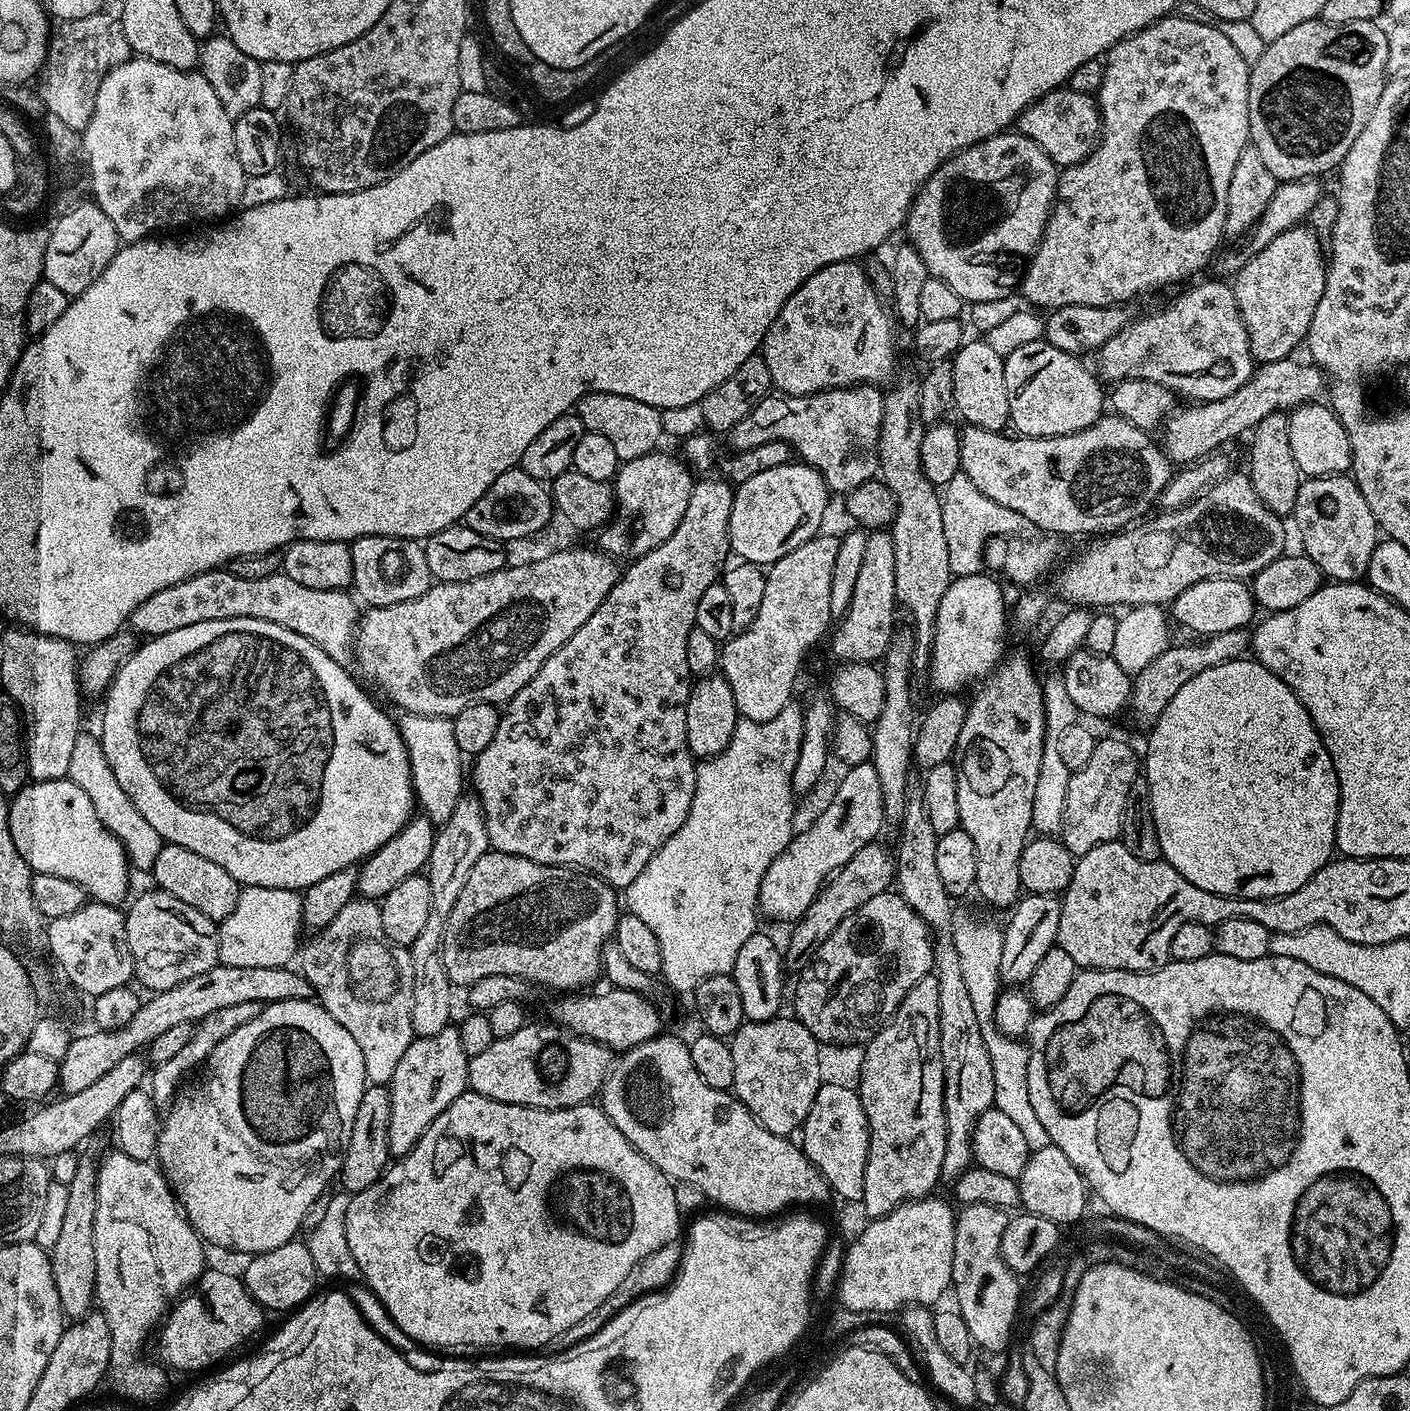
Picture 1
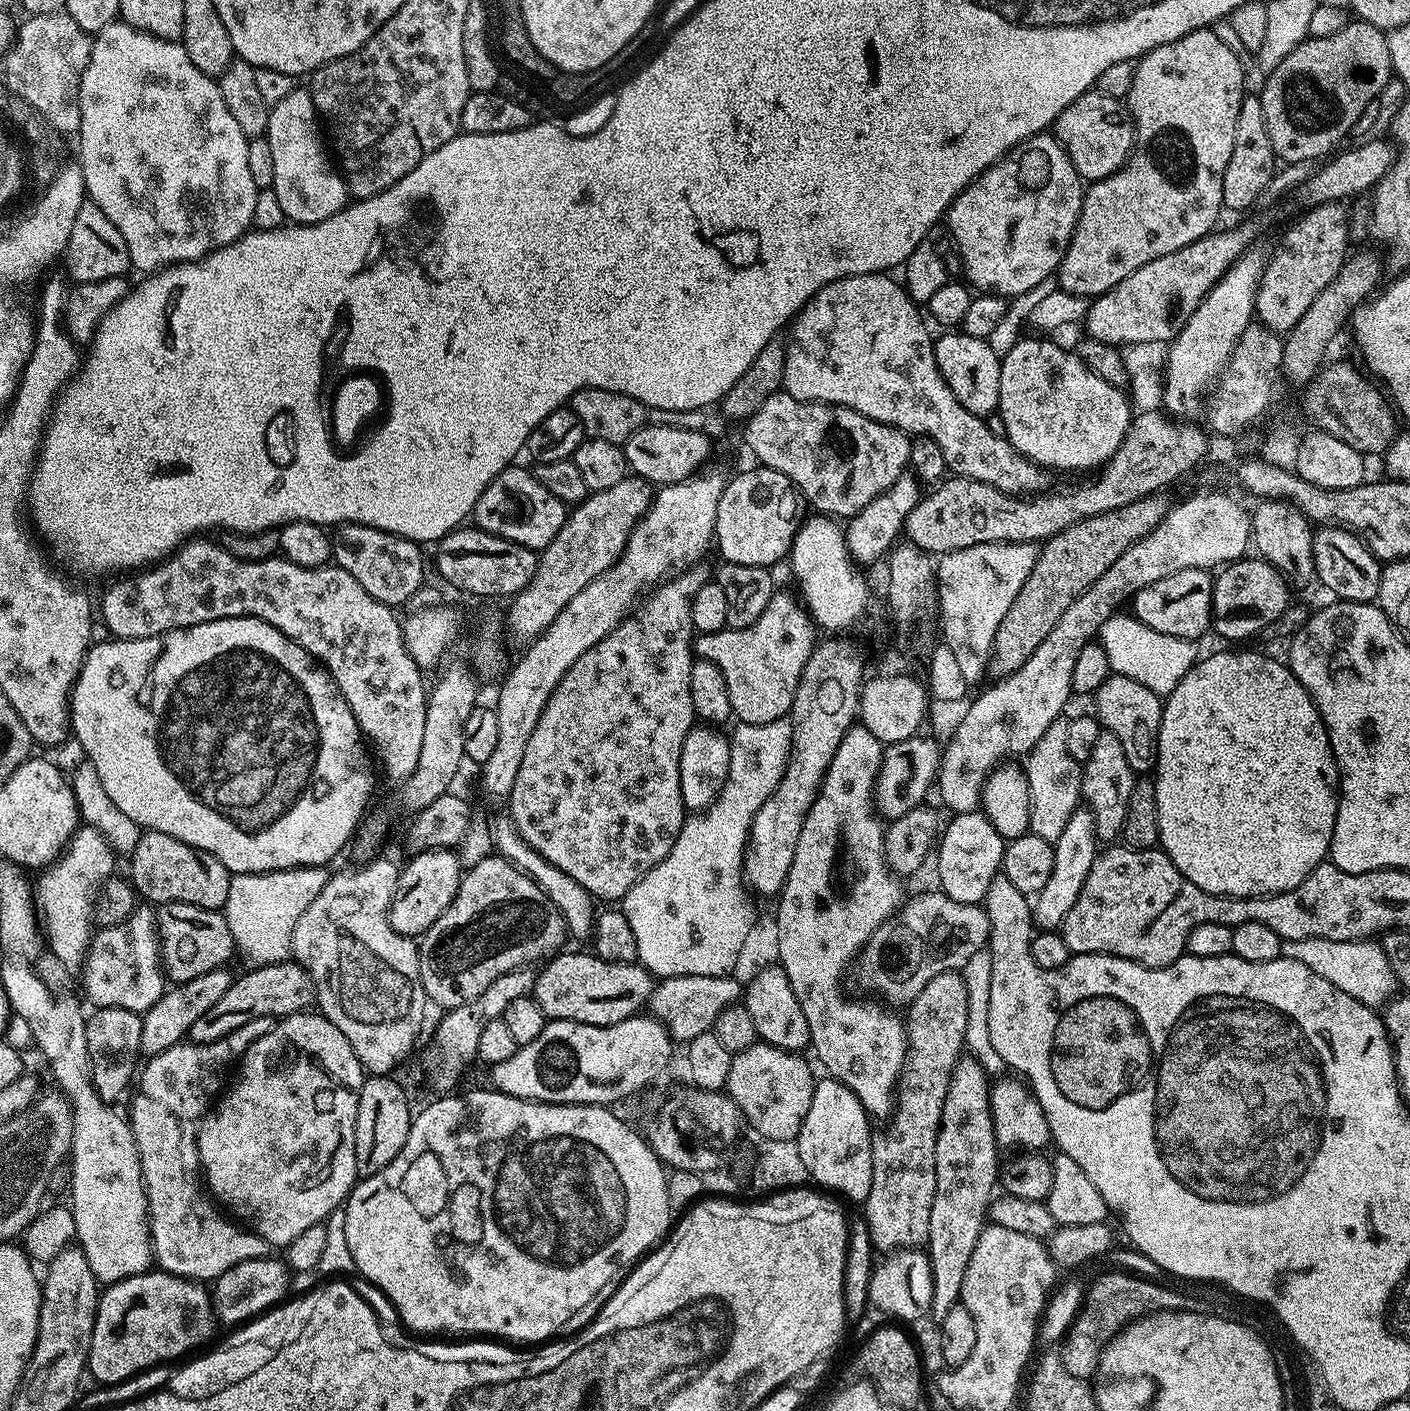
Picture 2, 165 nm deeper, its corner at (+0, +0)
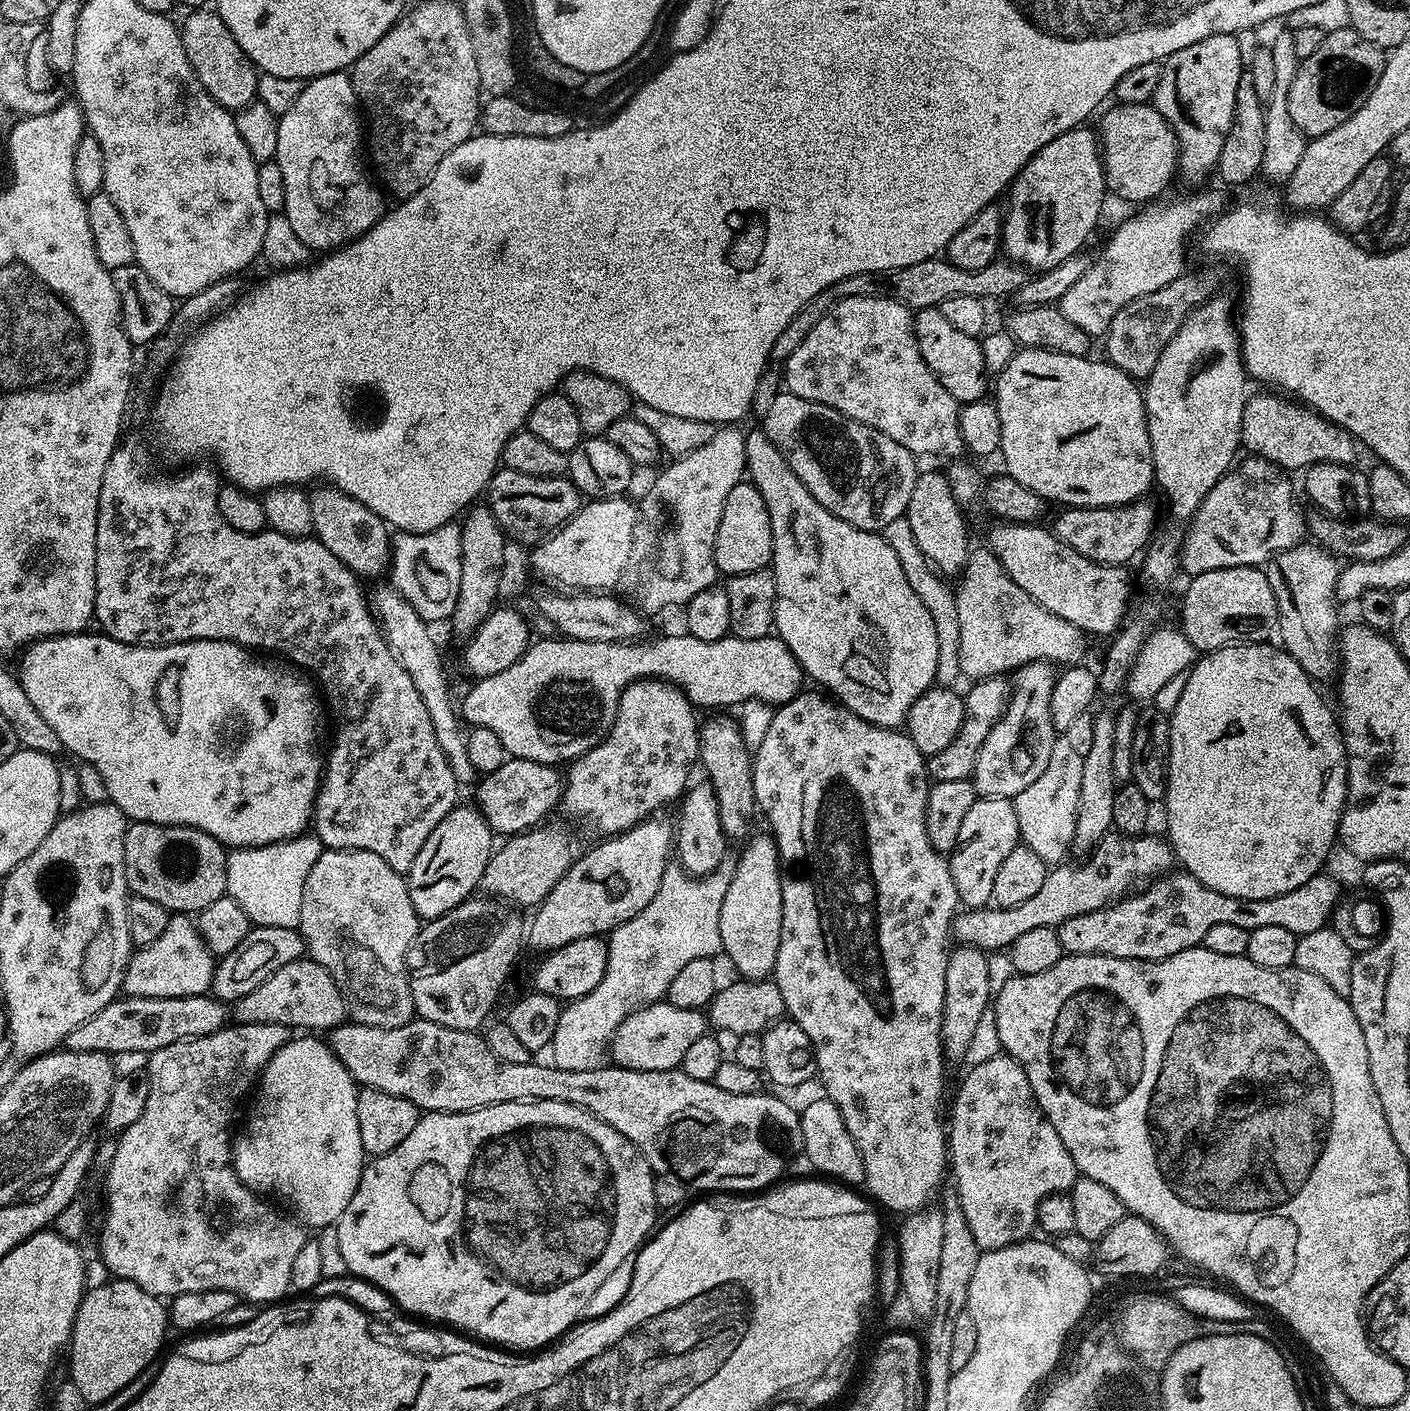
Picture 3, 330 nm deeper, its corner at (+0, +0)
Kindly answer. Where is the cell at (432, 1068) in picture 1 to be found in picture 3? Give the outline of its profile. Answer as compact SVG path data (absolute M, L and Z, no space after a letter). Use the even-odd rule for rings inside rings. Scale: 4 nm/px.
M657 814L655 816L648 817L638 826L634 826L630 830L625 832L619 832L617 836L610 836L601 839L600 844L596 844L592 849L585 851L575 862L570 866L570 870L566 870L566 874L559 880L555 886L550 890L550 894L546 894L546 898L535 909L532 924L530 920L530 927L526 932L526 940L529 945L533 944L537 948L537 953L547 954L552 951L553 948L561 948L566 946L570 942L578 942L578 938L590 938L591 936L603 937L605 934L610 934L614 931L619 924L626 922L630 918L634 918L634 914L638 914L647 904L654 898L654 894L658 894L658 890L662 886L662 874L668 868L670 863L670 857L674 852L674 824L668 820L663 820L663 815Z

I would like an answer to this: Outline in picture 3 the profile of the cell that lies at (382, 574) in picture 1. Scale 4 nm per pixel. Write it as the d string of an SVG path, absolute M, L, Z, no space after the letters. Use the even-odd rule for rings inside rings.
M331 486L313 487L308 501L315 539L320 540L322 546L326 546L326 550L338 558L338 562L342 562L360 578L380 576L383 572L385 575L389 571L392 536L389 525L378 514L374 514L374 510L362 506L362 502Z

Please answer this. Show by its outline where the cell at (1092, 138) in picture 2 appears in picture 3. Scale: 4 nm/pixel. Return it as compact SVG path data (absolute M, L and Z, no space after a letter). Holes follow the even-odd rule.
M1149 102L1146 104L1122 104L1113 103L1113 108L1105 114L1100 120L1098 127L1098 139L1100 141L1100 150L1104 162L1104 187L1109 193L1112 192L1120 200L1125 200L1132 206L1143 206L1149 202L1155 201L1168 188L1168 183L1172 179L1177 179L1178 165L1180 162L1180 144L1176 140L1174 130L1158 114L1155 104Z

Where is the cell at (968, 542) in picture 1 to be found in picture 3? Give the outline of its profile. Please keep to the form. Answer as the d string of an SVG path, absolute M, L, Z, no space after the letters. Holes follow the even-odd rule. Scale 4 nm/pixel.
M987 550L973 551L964 563L964 570L958 577L954 591L958 606L958 626L962 626L962 634L958 641L958 658L960 659L960 675L969 681L985 680L991 676L1004 676L1013 670L1028 664L1031 660L1046 660L1056 666L1079 664L1088 652L1089 637L1074 622L1066 622L1066 618L1058 618L1058 614L1050 614L1018 582L1006 574L1002 562L994 553Z

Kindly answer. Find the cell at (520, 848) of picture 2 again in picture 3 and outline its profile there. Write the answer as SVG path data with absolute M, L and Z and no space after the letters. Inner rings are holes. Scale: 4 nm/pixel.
M391 586L376 588L370 592L370 607L380 622L380 630L386 642L400 659L400 665L404 667L406 674L410 674L418 694L422 694L422 702L430 713L430 722L434 722L434 738L438 738L438 746L442 746L442 754L446 754L446 762L450 762L450 770L454 770L457 785L471 785L478 773L470 763L470 753L466 750L466 728L458 715L457 705L456 708L452 705L452 692L448 689L444 660L440 657L440 648L436 645L431 630L428 629L431 628L429 621L422 619L418 610L414 610L414 606L410 606L410 602L406 602L406 598L402 598L402 594Z

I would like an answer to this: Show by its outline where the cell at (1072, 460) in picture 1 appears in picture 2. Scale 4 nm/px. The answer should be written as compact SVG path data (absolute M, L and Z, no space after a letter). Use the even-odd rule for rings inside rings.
M878 272L847 276L822 286L822 290L809 298L808 305L791 321L792 333L786 336L783 391L789 392L795 400L841 404L866 418L900 428L913 437L929 436L938 442L949 473L986 482L986 486L994 486L1011 496L1045 491L1045 469L1027 460L1008 438L996 437L987 429L986 419L970 414L970 410L954 398L938 370L934 336L924 325L921 309L908 296L903 283L896 281L895 284L890 277Z

